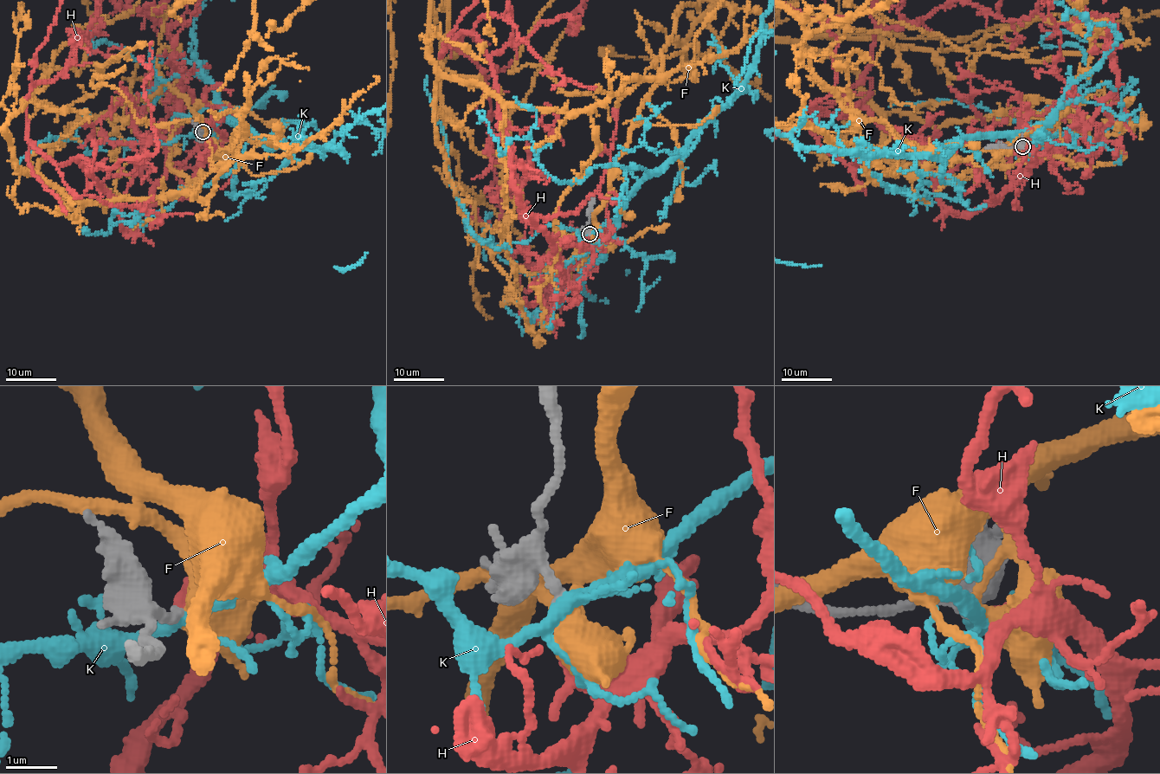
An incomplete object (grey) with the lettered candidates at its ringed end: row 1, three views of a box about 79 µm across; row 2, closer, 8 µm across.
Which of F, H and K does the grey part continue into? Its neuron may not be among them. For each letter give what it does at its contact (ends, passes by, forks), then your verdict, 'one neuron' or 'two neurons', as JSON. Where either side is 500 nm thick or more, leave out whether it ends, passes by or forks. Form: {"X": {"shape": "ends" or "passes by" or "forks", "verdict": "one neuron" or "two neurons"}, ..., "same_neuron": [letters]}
{"F": {"verdict": "two neurons"}, "H": {"shape": "ends", "verdict": "one neuron"}, "K": {"shape": "forks", "verdict": "two neurons"}, "same_neuron": ["H"]}

